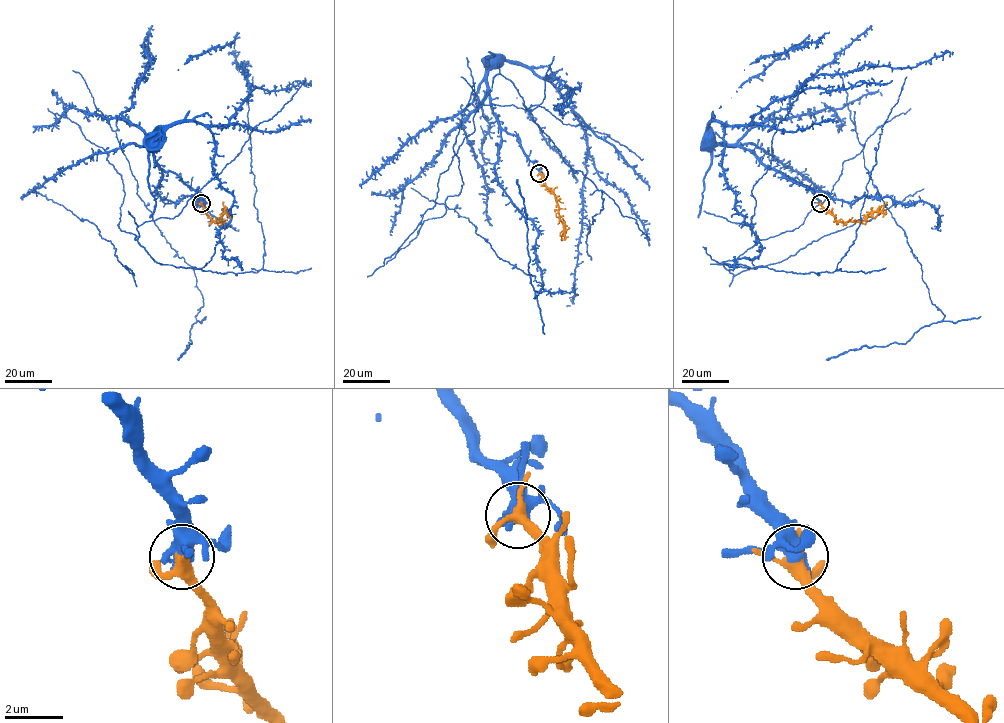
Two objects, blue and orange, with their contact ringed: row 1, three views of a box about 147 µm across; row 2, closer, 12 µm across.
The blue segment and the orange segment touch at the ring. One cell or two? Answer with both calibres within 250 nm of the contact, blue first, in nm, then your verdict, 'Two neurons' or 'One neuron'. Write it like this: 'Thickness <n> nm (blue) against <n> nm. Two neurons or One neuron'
Thickness 360 nm (blue) against 320 nm. One neuron

